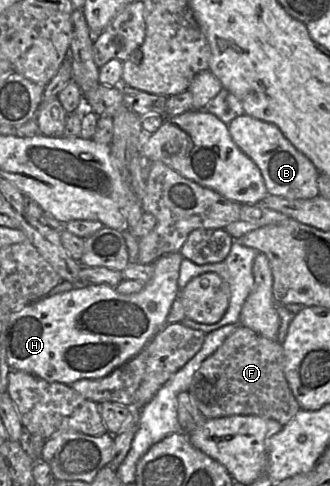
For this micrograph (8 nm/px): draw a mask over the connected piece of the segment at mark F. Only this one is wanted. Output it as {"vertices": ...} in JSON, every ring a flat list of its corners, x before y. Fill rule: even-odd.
{"vertices":[[240,324,195,372,189,394,194,405,207,418,256,415,278,421,283,427,300,406,284,374,282,343,266,338]]}

